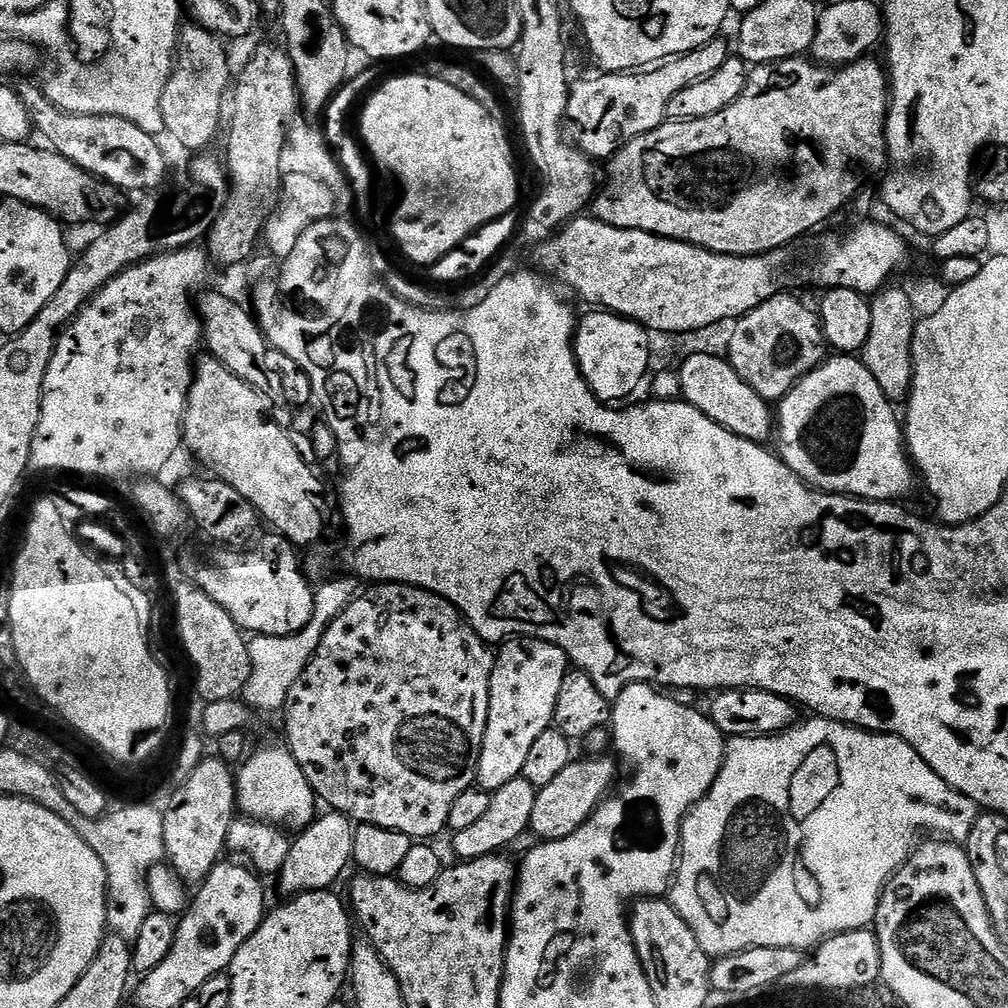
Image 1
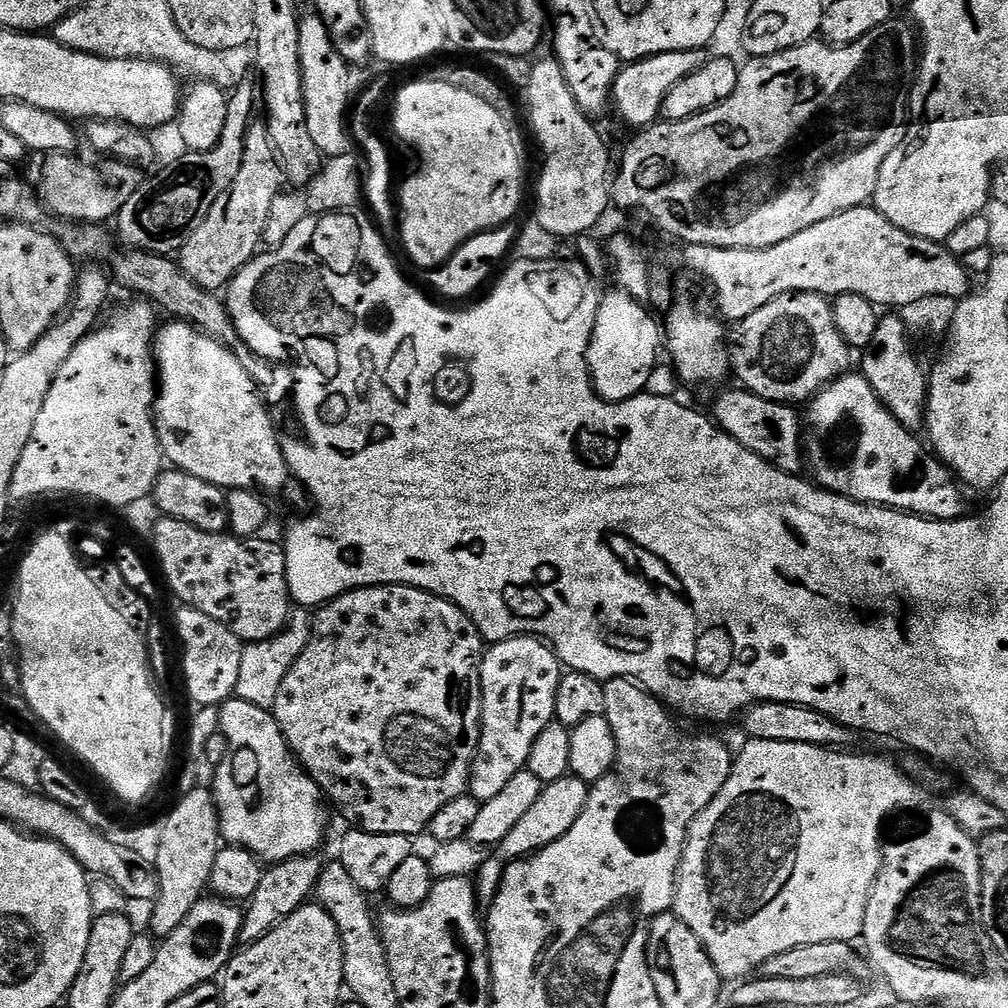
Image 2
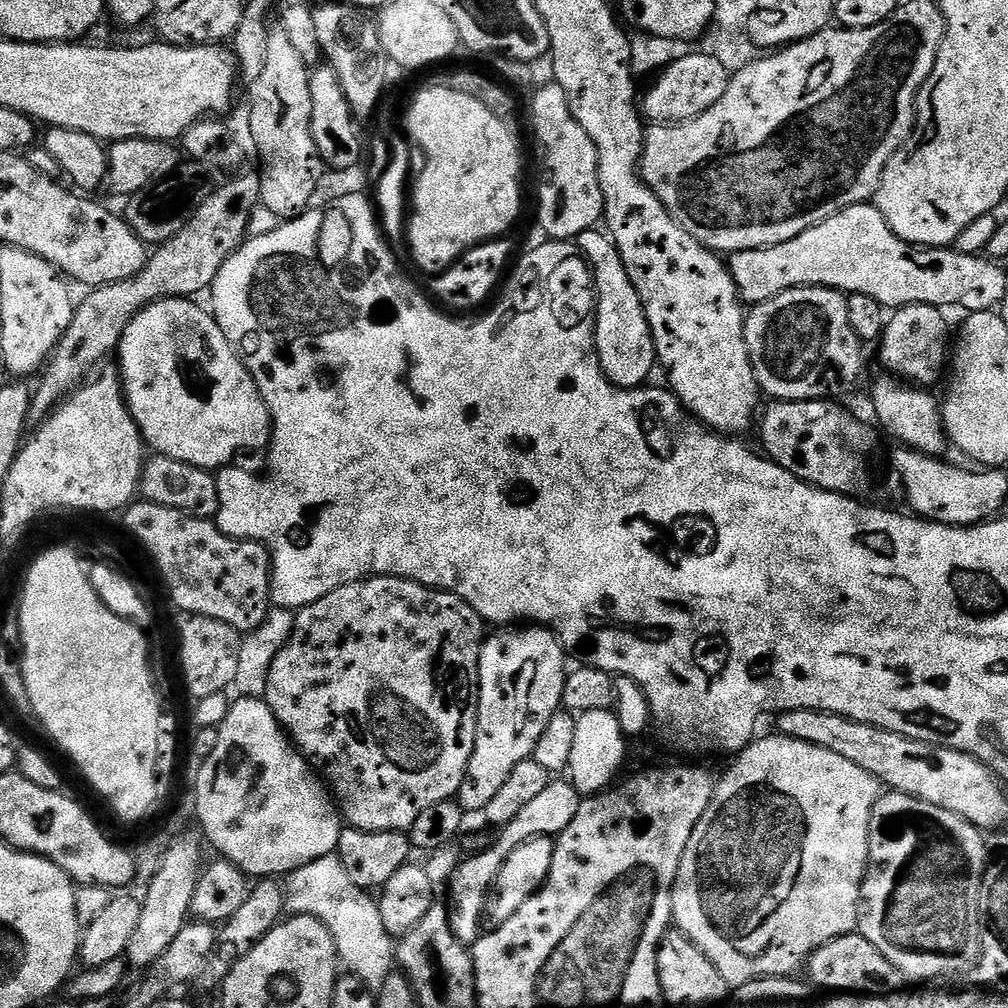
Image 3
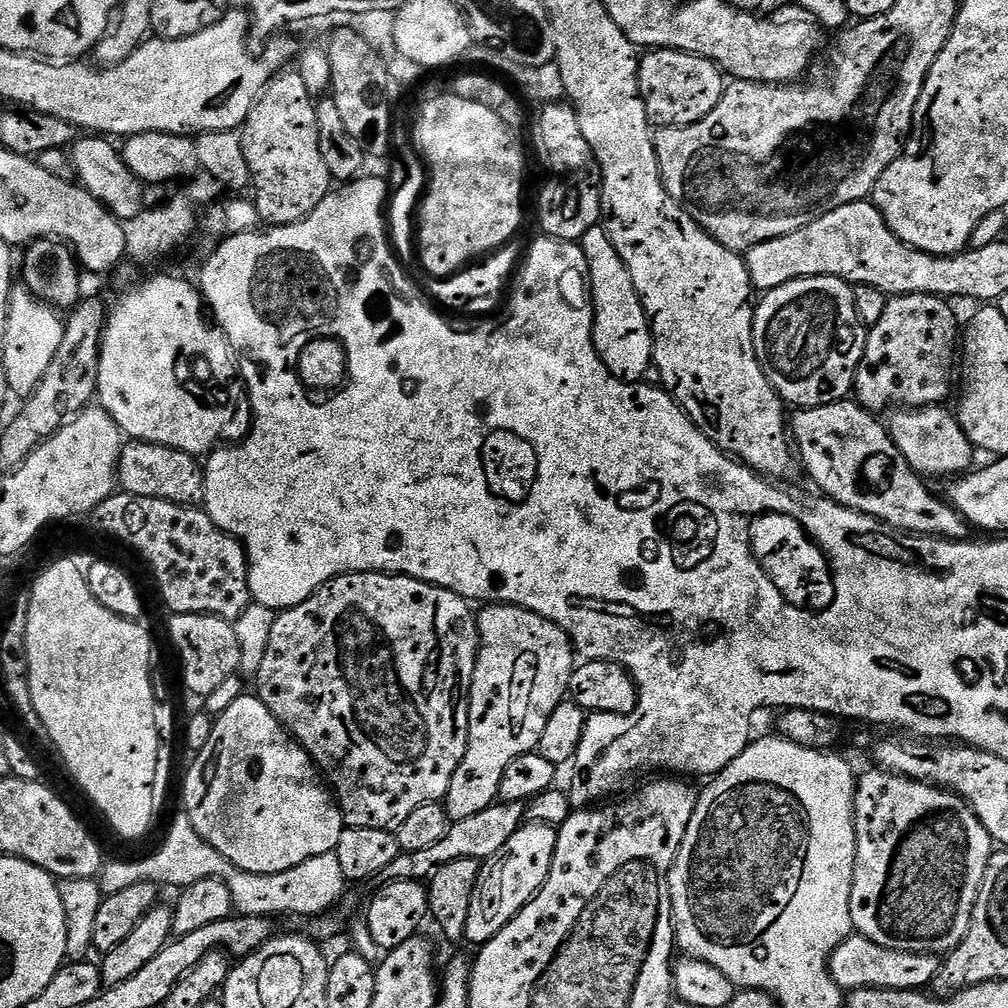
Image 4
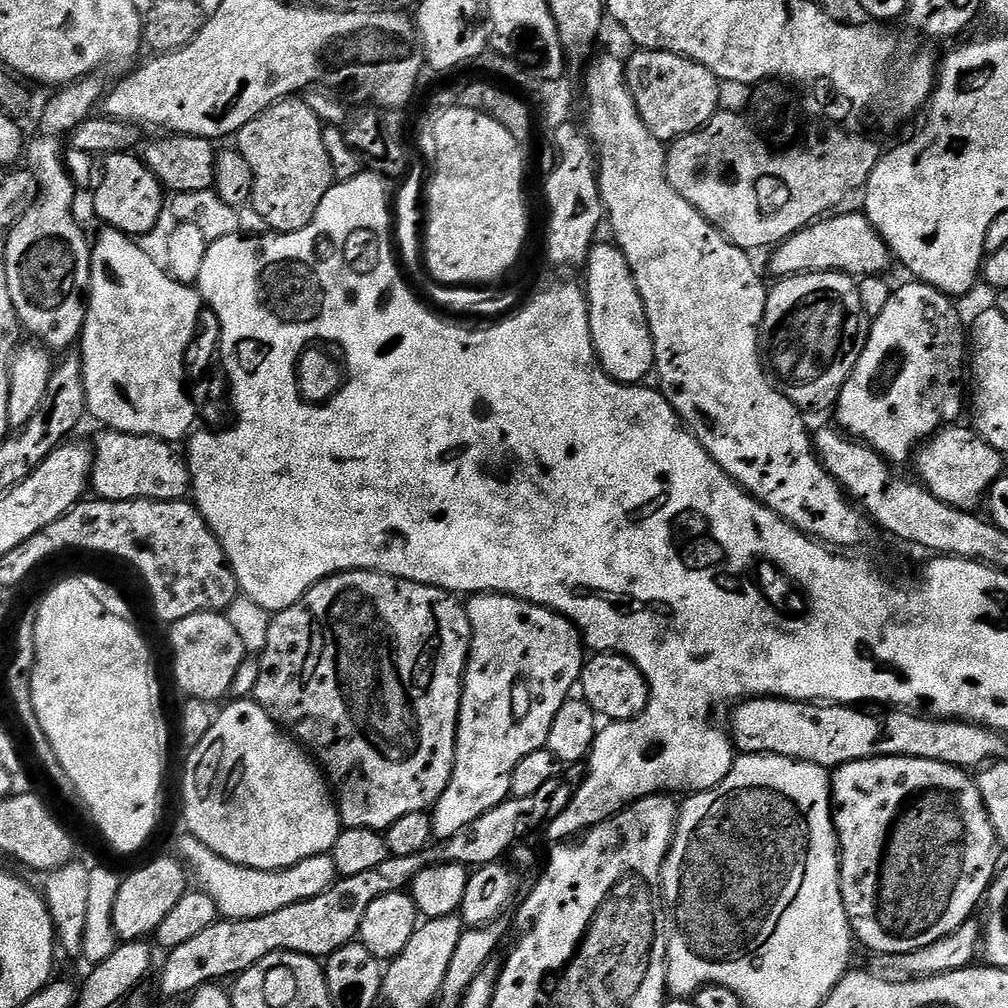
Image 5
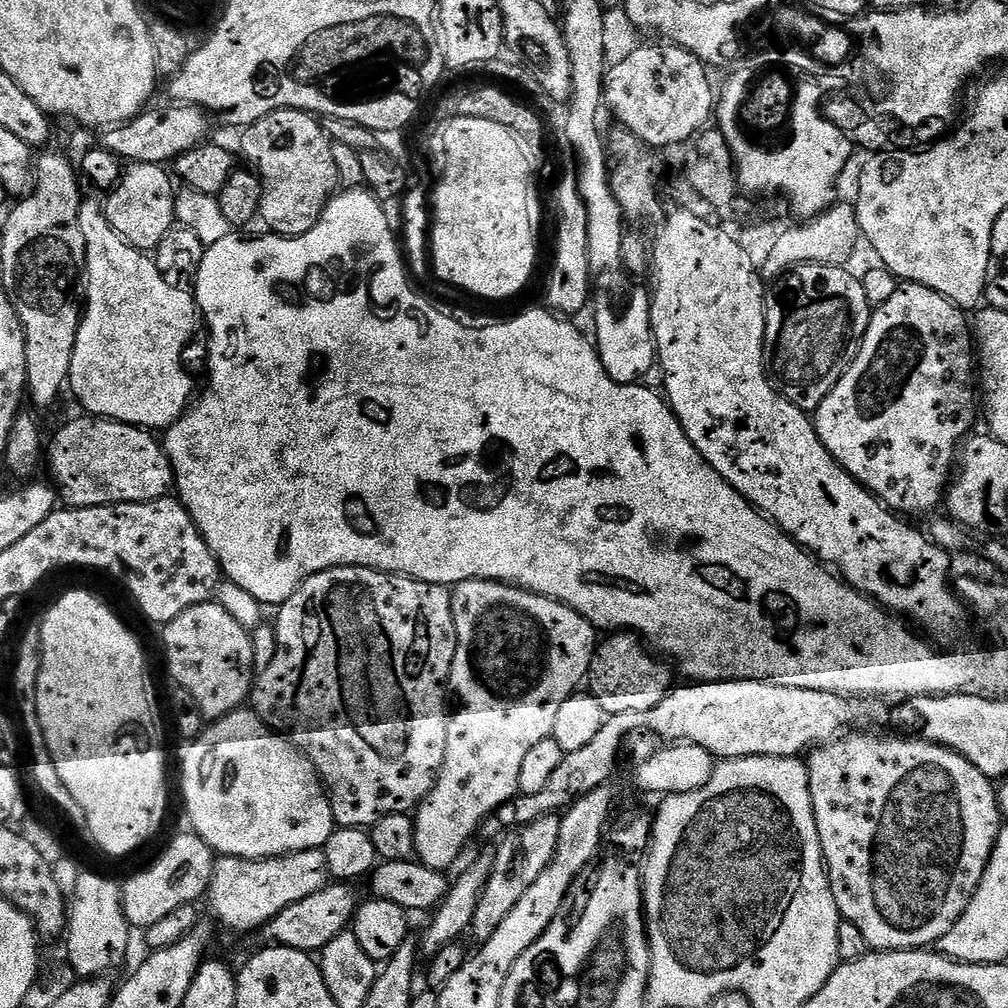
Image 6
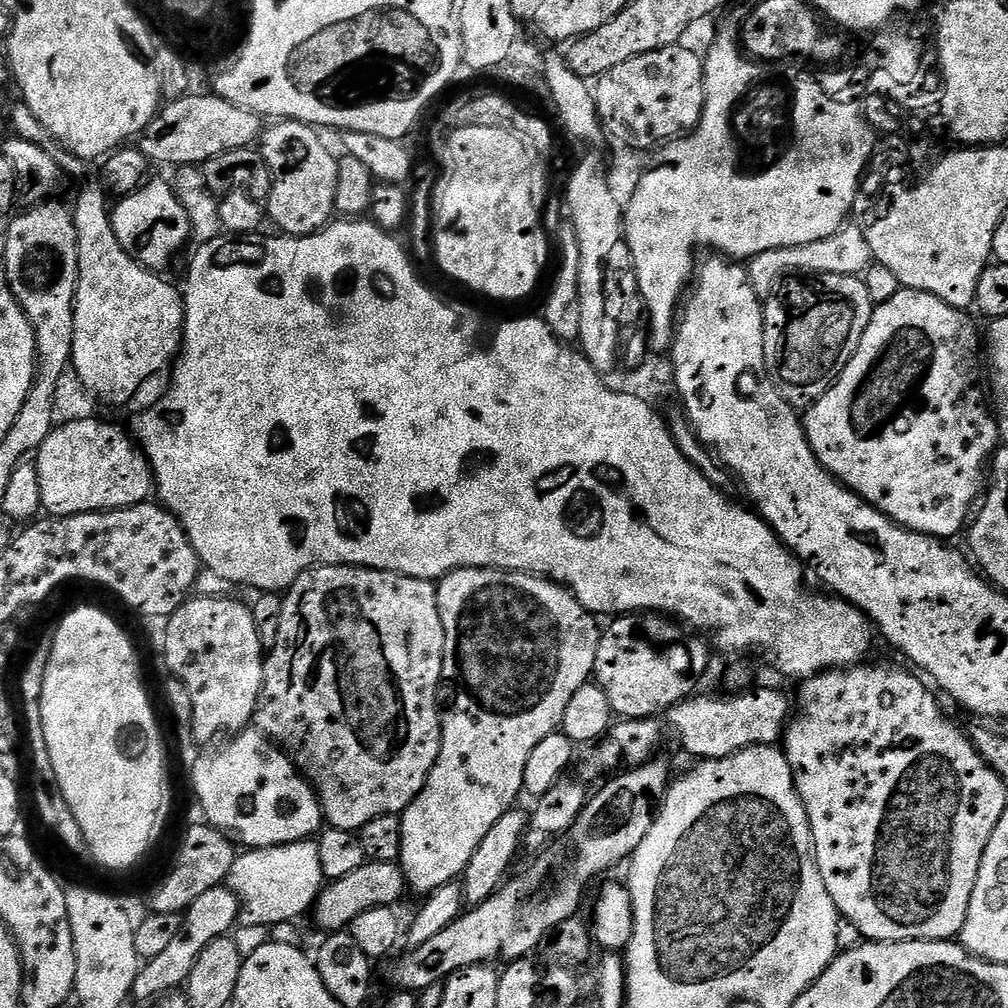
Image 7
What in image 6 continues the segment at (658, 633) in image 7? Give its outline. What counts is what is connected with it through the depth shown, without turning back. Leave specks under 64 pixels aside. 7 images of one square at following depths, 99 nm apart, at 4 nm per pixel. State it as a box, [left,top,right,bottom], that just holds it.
[586,634,673,716]

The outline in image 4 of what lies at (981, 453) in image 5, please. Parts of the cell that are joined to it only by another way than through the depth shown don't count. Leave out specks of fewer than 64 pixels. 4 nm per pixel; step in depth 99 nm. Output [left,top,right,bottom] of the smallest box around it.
[886,406,974,478]

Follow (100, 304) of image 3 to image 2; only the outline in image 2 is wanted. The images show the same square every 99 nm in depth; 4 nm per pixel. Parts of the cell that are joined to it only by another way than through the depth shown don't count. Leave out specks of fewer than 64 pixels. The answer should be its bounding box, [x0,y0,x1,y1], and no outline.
[178,123,285,293]

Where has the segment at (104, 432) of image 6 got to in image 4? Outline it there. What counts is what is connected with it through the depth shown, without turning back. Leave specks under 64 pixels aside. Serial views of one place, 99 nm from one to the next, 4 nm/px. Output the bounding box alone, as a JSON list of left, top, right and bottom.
[118,443,204,506]

